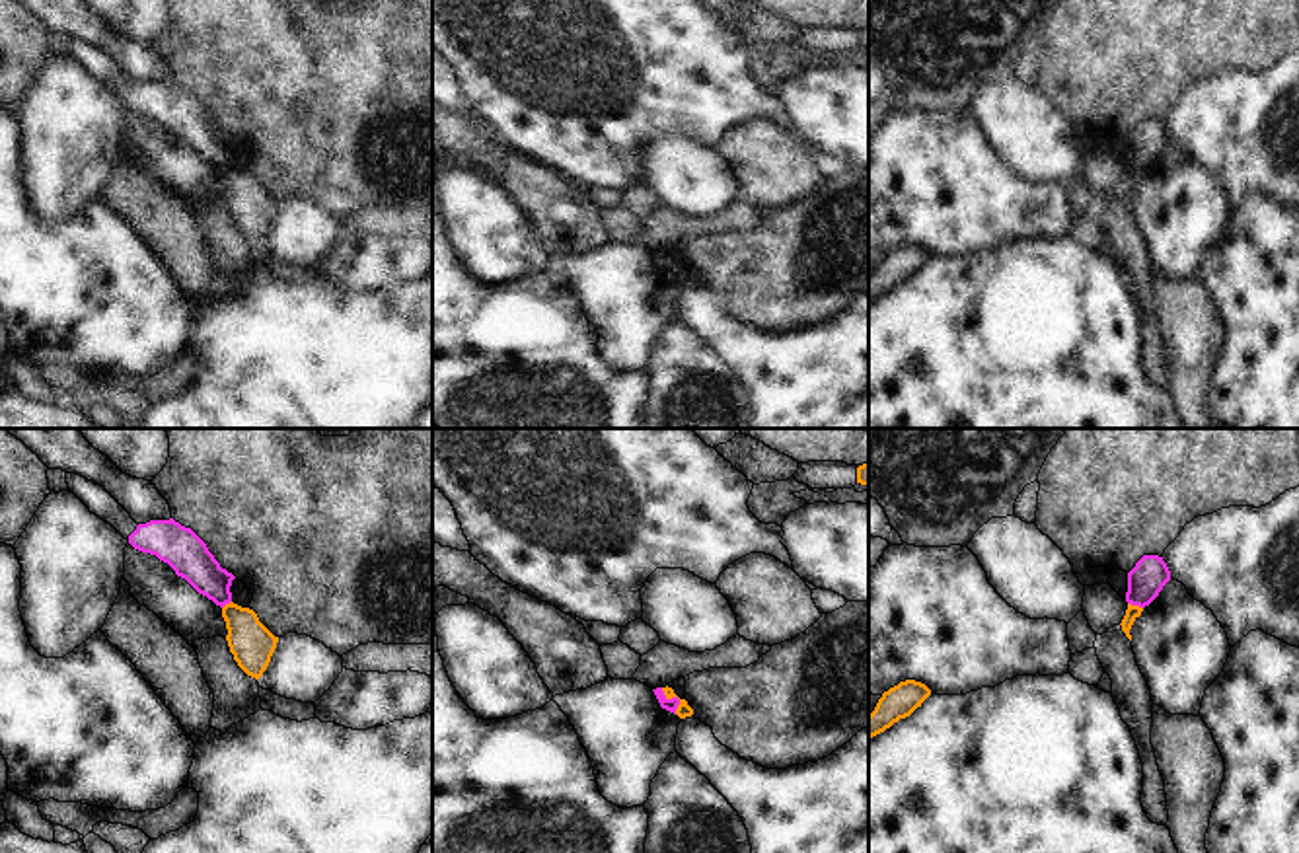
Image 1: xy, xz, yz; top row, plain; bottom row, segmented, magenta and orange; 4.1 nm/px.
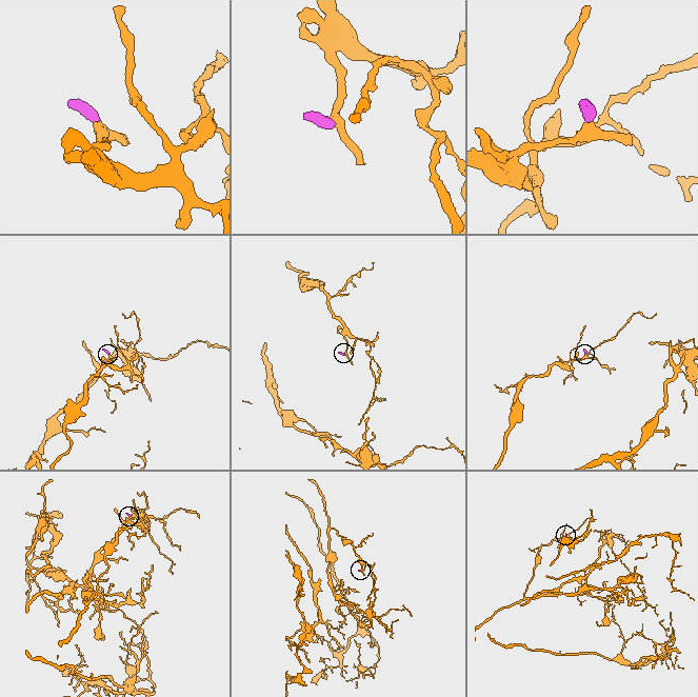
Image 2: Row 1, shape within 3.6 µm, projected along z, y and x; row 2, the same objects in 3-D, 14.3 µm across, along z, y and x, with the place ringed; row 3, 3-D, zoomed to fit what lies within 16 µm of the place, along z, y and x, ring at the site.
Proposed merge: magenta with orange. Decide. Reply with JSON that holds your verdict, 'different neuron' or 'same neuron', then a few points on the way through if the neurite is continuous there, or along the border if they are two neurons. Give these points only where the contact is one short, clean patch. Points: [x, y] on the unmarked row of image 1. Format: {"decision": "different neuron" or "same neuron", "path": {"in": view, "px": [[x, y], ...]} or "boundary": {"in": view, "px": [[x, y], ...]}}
{"decision": "different neuron", "boundary": {"in": "xz", "px": [[661, 252], [668, 261], [678, 263], [676, 277]]}}

